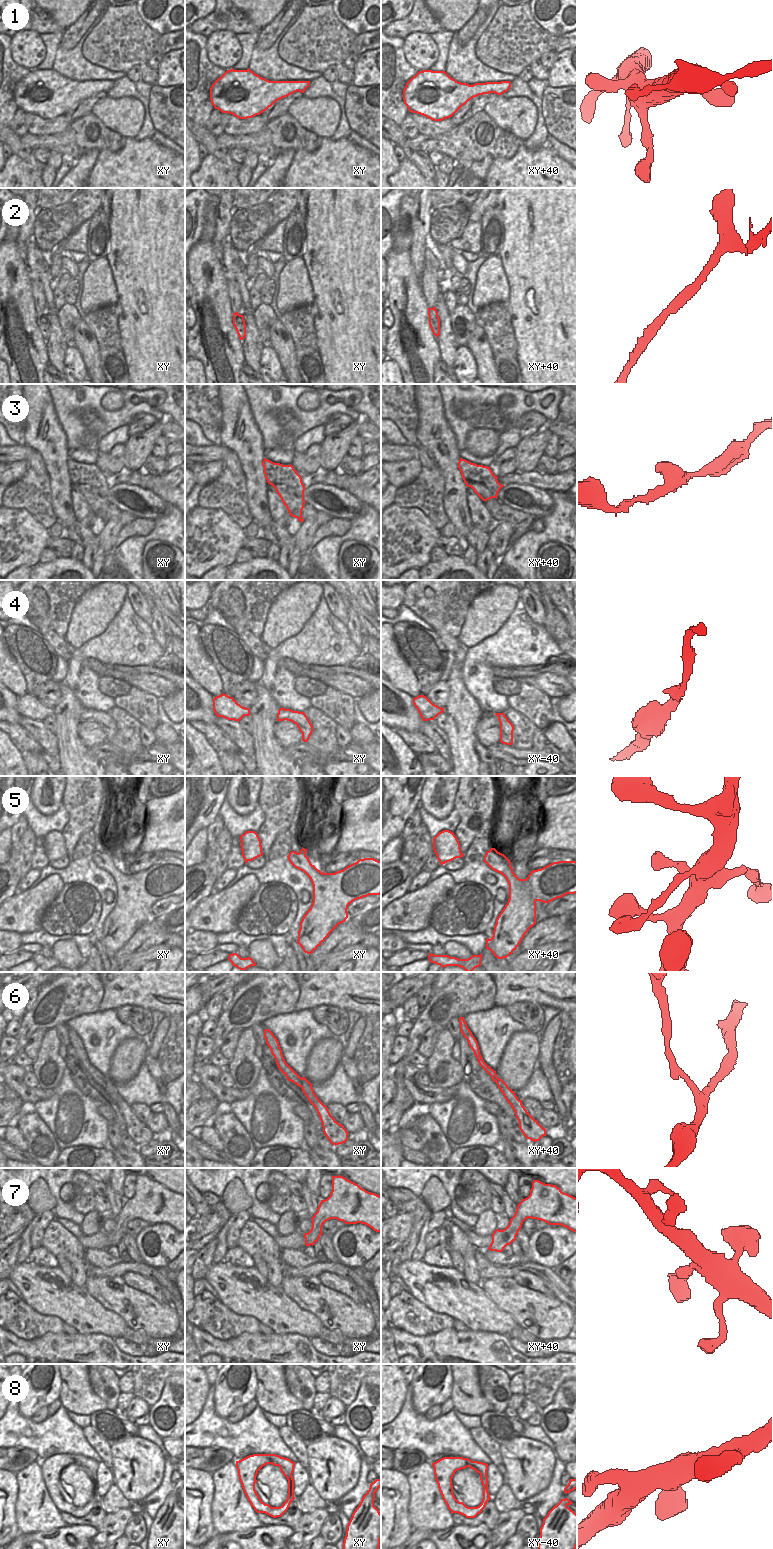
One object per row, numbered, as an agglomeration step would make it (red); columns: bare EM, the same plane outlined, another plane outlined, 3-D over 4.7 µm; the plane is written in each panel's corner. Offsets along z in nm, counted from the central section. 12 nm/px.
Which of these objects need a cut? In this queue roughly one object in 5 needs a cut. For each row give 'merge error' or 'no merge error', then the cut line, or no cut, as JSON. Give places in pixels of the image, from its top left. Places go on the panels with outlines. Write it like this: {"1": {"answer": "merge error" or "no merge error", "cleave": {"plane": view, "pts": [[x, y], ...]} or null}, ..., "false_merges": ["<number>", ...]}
{"1": {"answer": "no merge error", "cleave": null}, "2": {"answer": "no merge error", "cleave": null}, "3": {"answer": "no merge error", "cleave": null}, "4": {"answer": "no merge error", "cleave": null}, "5": {"answer": "no merge error", "cleave": null}, "6": {"answer": "no merge error", "cleave": null}, "7": {"answer": "no merge error", "cleave": null}, "8": {"answer": "no merge error", "cleave": null}, "false_merges": []}

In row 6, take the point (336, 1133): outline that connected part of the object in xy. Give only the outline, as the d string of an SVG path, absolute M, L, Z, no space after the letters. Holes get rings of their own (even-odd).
M264 1030L266 1044L275 1058L279 1070L286 1076L288 1081L299 1086L309 1102L315 1107L322 1122L323 1132L333 1145L343 1144L348 1140L348 1132L342 1124L339 1124L330 1114L324 1105L315 1095L312 1084L305 1078L300 1077L285 1061L279 1042L274 1034L269 1030Z

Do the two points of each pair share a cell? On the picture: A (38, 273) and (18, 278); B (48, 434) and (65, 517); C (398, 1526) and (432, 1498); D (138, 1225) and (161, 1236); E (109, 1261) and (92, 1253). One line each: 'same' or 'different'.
A: different
B: same
C: different
D: different
E: same

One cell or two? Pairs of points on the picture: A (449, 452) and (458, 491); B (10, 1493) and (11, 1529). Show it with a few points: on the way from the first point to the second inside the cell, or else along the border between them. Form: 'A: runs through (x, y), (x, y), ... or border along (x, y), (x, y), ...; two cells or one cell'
A: runs through (449, 462), (453, 481); one cell
B: runs through (10, 1502), (10, 1520); one cell

